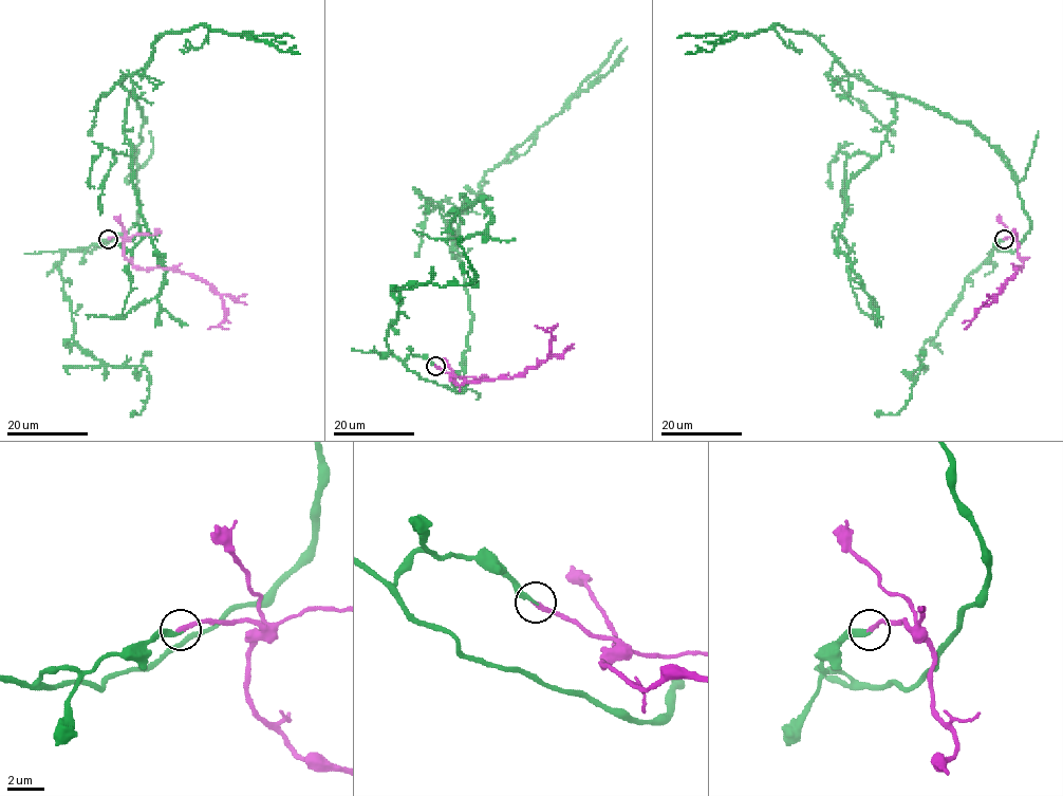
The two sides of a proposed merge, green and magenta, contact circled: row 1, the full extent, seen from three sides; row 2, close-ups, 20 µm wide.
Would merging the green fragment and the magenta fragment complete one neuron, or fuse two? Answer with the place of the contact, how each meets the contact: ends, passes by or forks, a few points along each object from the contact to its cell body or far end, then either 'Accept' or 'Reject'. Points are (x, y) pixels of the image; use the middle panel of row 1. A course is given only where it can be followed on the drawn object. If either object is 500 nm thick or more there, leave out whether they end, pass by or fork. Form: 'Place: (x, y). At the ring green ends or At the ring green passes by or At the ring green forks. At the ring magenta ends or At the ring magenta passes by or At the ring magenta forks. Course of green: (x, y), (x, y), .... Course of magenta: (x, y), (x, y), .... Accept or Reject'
Place: (435, 366). At the ring green ends. At the ring magenta ends. Course of green: (435, 366), (405, 363), (464, 389), (472, 313), (451, 250), (462, 208), (491, 214), (464, 238), (412, 229). Course of magenta: (435, 366), (453, 374), (450, 380), (460, 384), (520, 376), (546, 358), (552, 334), (545, 330), (555, 326). Accept

